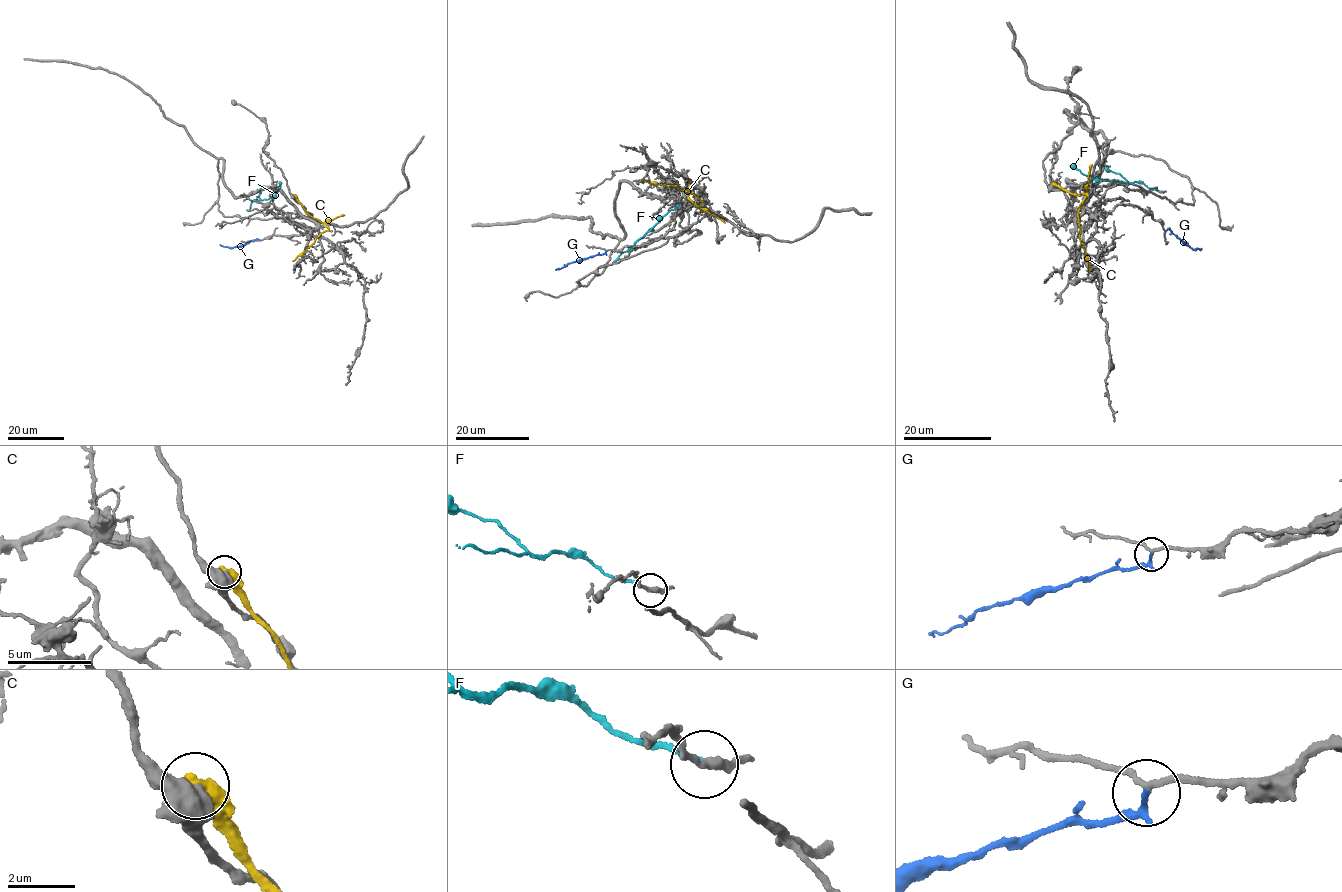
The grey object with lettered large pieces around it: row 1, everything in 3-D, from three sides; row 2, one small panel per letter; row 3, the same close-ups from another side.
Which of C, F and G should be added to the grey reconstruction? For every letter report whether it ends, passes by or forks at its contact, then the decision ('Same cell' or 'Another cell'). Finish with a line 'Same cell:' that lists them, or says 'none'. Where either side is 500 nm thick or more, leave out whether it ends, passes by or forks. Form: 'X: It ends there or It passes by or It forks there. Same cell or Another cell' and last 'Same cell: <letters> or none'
C: Another cell
F: It ends there. Another cell
G: It ends there. Same cell
Same cell: G

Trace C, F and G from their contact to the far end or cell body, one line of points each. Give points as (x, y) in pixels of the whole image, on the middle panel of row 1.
C: (688, 183), (689, 200), (697, 206), (699, 199), (691, 193), (674, 185), (641, 179)
F: (615, 260), (679, 204)
G: (606, 251), (555, 269)

